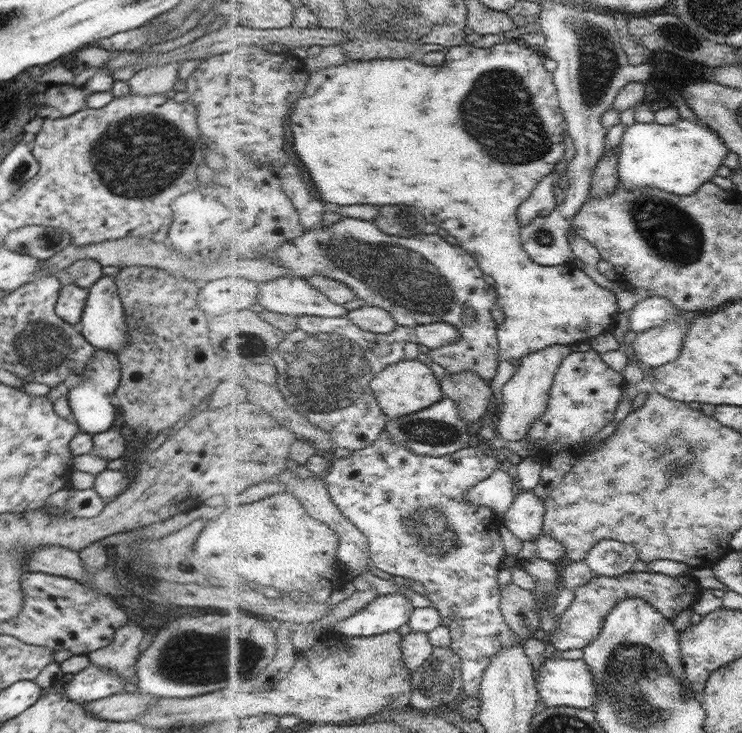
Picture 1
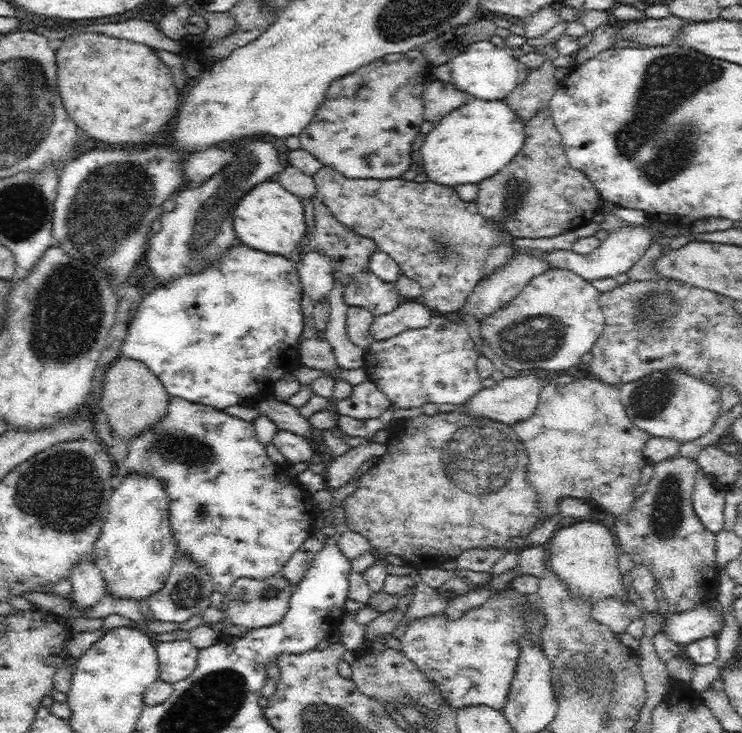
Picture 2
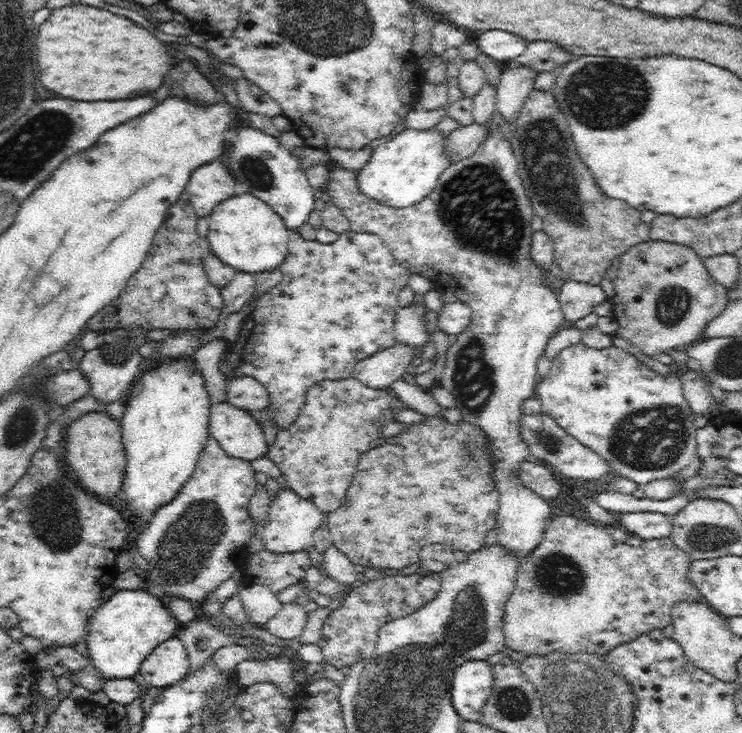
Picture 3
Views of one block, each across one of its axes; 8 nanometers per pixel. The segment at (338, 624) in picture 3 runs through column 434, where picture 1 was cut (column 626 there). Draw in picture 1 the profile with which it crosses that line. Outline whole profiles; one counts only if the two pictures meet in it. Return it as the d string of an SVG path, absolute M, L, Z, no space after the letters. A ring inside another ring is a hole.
M648 571L648 572L629 572L617 577L606 576L602 574L597 574L594 572L594 577L586 584L576 588L576 597L572 604L568 607L566 612L561 618L561 624L557 628L554 634L549 637L549 643L552 645L553 650L568 651L574 649L585 650L588 646L591 646L604 631L606 626L607 618L612 614L612 610L625 598L632 597L642 597L648 599L660 612L666 615L666 618L673 620L676 616L682 612L686 611L688 608L688 602L694 600L694 596L698 594L698 584L694 580L690 580L688 575L681 576L668 576L668 574L661 574L660 572Z

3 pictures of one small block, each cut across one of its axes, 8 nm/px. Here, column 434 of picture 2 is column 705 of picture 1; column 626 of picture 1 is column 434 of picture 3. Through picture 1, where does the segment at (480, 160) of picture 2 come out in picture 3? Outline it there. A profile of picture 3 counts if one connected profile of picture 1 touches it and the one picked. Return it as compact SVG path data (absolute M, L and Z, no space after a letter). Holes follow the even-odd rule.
M433 128L426 132L404 130L401 134L377 141L369 160L360 171L356 171L356 190L367 201L394 209L408 208L421 202L434 190L440 174L449 168L449 163L441 156L443 138Z

